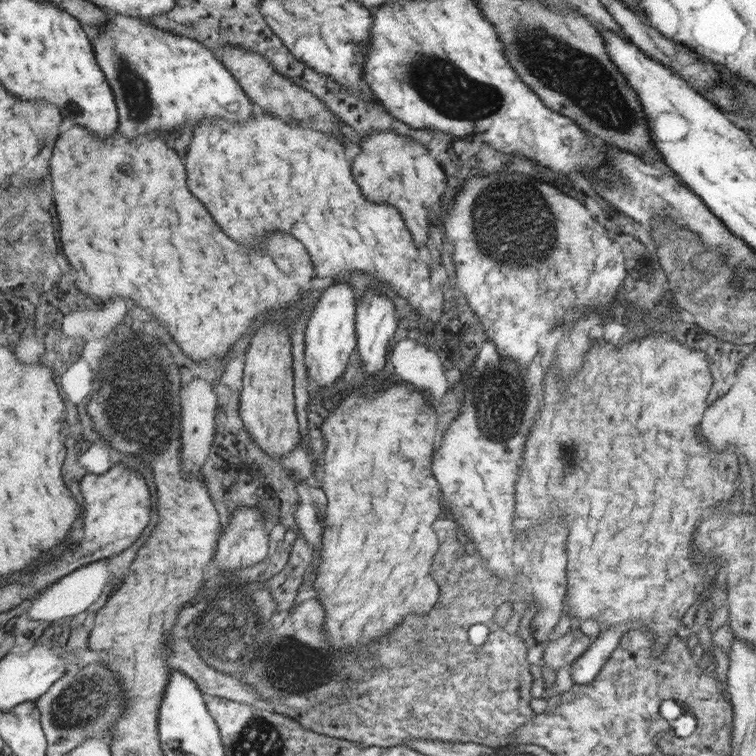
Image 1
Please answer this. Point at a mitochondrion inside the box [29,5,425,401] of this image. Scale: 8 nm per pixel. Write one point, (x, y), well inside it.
(138, 100)

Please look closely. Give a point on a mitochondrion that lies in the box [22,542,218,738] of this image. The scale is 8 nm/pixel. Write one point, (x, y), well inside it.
(87, 698)

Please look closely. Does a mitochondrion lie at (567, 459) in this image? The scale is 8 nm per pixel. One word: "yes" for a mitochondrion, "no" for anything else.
yes

